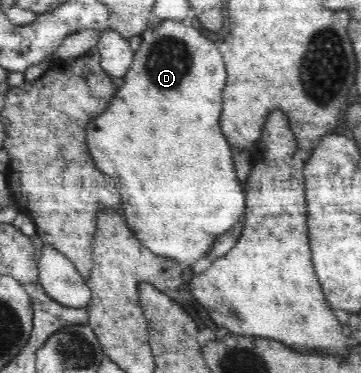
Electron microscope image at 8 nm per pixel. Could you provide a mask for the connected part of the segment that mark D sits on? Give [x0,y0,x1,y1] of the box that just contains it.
[87,19,245,267]

